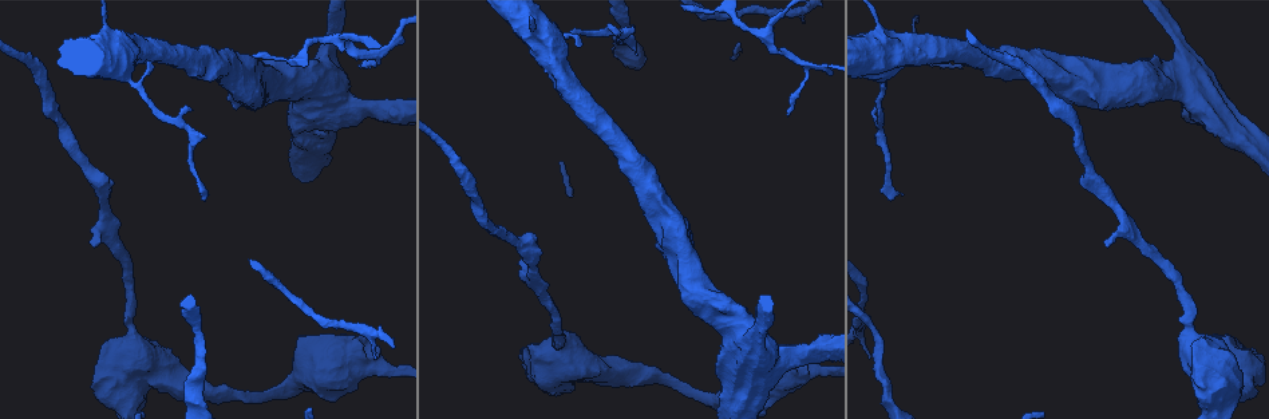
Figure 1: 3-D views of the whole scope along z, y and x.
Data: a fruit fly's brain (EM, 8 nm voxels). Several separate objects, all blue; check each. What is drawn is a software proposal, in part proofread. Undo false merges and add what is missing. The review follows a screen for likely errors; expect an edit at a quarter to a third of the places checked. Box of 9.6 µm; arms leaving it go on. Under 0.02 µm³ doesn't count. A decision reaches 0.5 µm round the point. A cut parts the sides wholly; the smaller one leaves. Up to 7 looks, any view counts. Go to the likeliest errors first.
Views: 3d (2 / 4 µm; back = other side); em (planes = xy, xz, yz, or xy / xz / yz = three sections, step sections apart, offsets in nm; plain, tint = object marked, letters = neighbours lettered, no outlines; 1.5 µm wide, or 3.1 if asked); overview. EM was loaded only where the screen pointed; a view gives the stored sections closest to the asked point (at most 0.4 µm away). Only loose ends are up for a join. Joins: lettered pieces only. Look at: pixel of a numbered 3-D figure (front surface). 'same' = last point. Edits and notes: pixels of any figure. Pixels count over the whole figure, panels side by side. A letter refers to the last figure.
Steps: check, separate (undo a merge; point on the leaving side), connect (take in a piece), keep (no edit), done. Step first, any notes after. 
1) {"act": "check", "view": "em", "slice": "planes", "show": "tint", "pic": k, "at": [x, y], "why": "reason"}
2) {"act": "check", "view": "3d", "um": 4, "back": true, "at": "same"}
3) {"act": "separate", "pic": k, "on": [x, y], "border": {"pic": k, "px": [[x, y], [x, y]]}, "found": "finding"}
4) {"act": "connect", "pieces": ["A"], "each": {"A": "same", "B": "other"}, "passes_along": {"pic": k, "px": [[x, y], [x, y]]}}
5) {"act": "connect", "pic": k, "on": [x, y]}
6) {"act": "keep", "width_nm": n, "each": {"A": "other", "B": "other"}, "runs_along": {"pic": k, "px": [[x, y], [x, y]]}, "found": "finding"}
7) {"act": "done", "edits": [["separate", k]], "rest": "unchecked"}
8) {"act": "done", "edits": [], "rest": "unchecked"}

{"act": "check", "view": "3d", "um": 2, "pic": 1, "at": [94, 243], "why": "free end"}

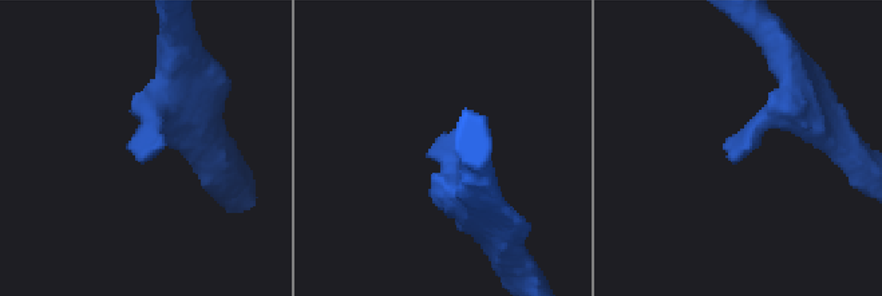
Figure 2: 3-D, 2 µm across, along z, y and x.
{"act": "check", "view": "em", "slice": "xy", "step": 4, "show": "letters", "pic": 2, "at": [141, 158]}

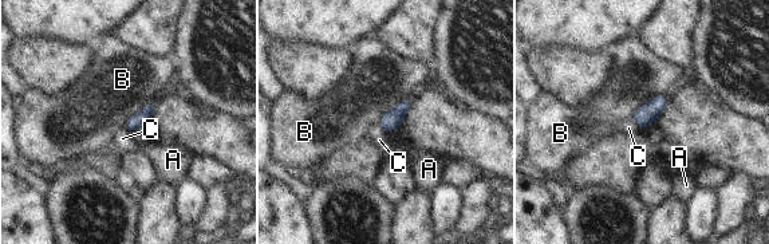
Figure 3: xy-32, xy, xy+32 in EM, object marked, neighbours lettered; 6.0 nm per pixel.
{"act": "check", "view": "em", "slice": "planes", "show": "letters", "at": "same", "why": "cut it another way"}

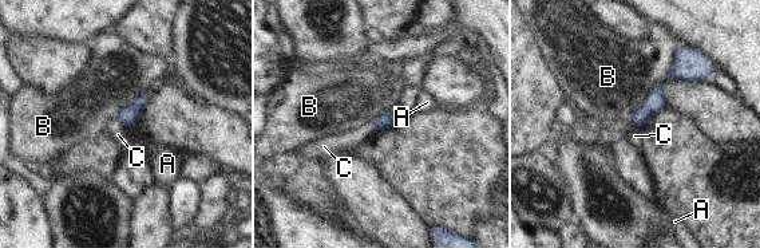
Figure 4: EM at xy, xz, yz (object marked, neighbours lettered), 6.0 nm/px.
{"act": "keep", "longest_contact_nm": ["B", 320], "each": {"A": "other", "B": "other", "C": "other"}, "border": {"pic": 4, "px": [[375, 121], [376, 132]]}, "found": "no lettered piece goes on from it"}

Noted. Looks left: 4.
{"act": "check", "view": "3d", "um": 4, "pic": 1, "at": [959, 66], "why": "free end"}

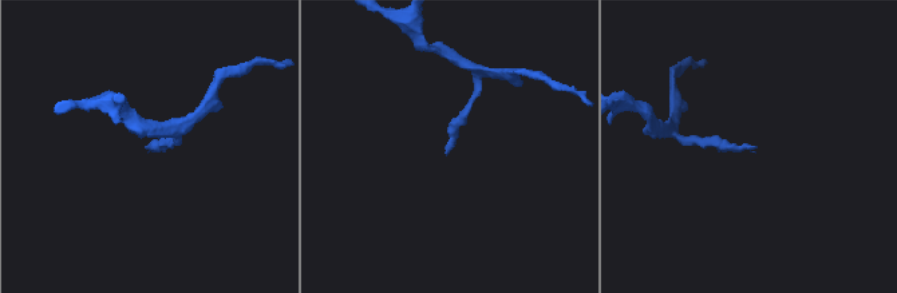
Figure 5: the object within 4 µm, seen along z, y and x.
{"act": "check", "view": "em", "slice": "yz", "step": 8, "show": "tint", "pic": 5, "at": [145, 147], "why": "now the EM"}

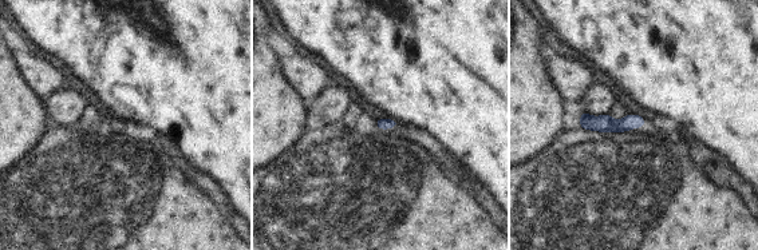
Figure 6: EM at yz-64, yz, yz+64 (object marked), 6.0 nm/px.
{"act": "check", "view": "em", "slice": "yz", "step": 8, "show": "letters", "at": "same", "why": "what lies round it"}

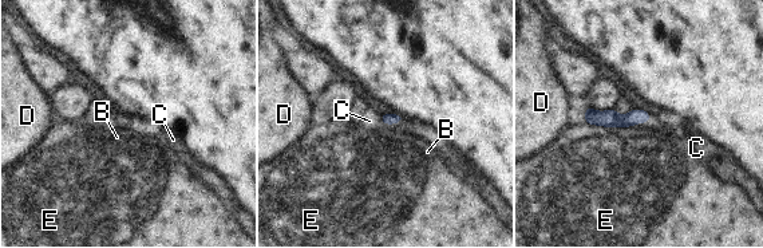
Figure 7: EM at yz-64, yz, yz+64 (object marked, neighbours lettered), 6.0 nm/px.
{"act": "keep", "each": {"B": "other", "C": "other", "D": "other", "E": "other"}, "border": {"pic": 7, "px": [[378, 114], [384, 124], [406, 119]]}, "found": "no lettered piece goes on from it"}

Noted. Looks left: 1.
{"act": "check", "view": "em", "slice": "planes", "show": "letters", "pic": 1, "at": [878, 22]}

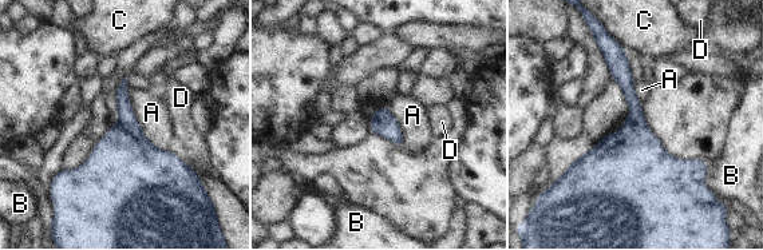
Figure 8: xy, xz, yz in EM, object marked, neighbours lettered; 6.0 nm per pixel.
{"act": "keep", "width_nm": 130, "each": {"A": "other", "B": "other", "C": "other", "D": "other"}, "border": {"pic": 8, "px": [[127, 87], [142, 134], [166, 151]]}, "found": "all the same neuron"}

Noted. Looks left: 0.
{"act": "done", "edits": [], "rest": "unchecked"}

